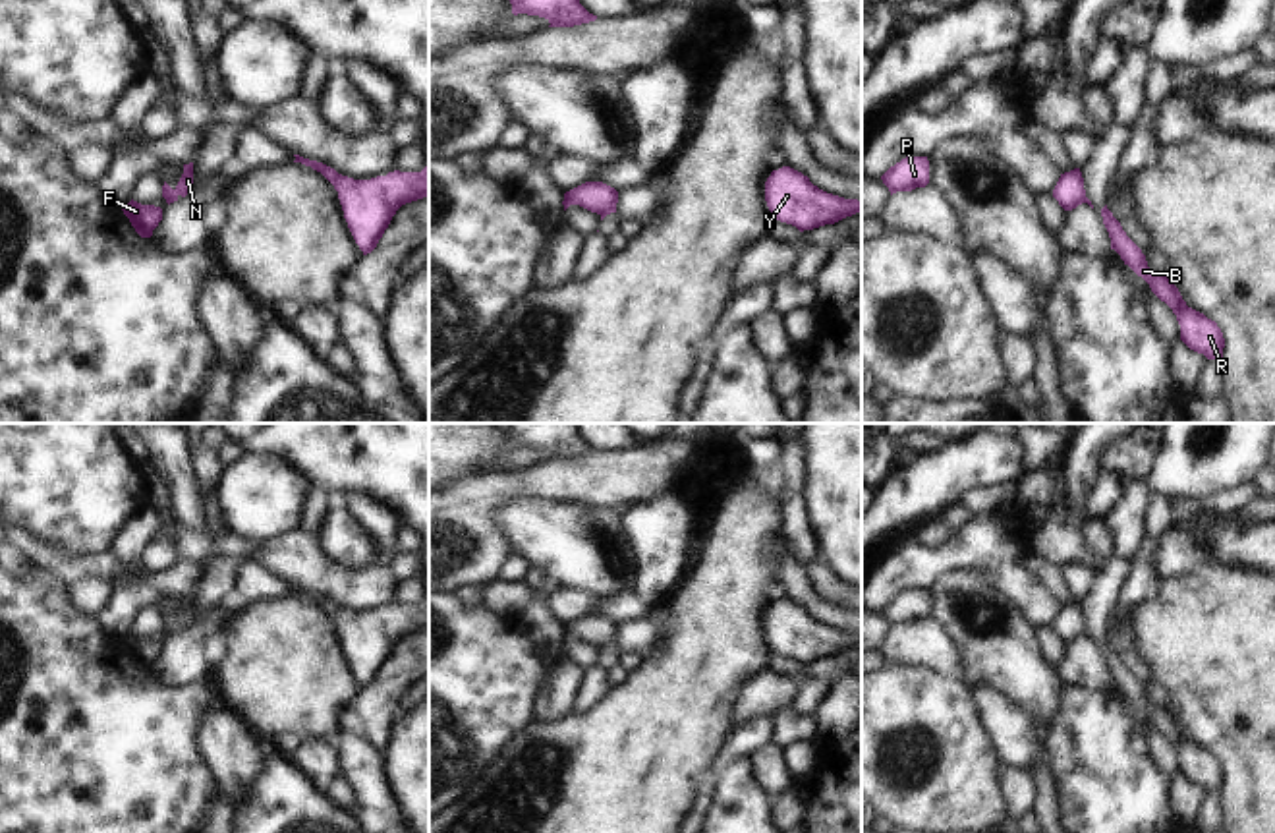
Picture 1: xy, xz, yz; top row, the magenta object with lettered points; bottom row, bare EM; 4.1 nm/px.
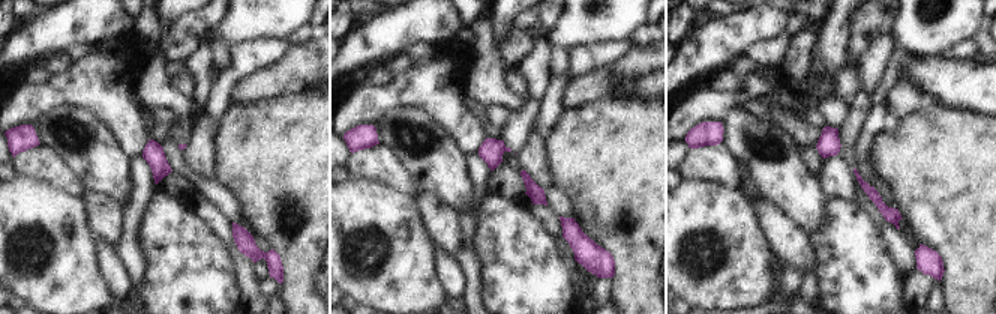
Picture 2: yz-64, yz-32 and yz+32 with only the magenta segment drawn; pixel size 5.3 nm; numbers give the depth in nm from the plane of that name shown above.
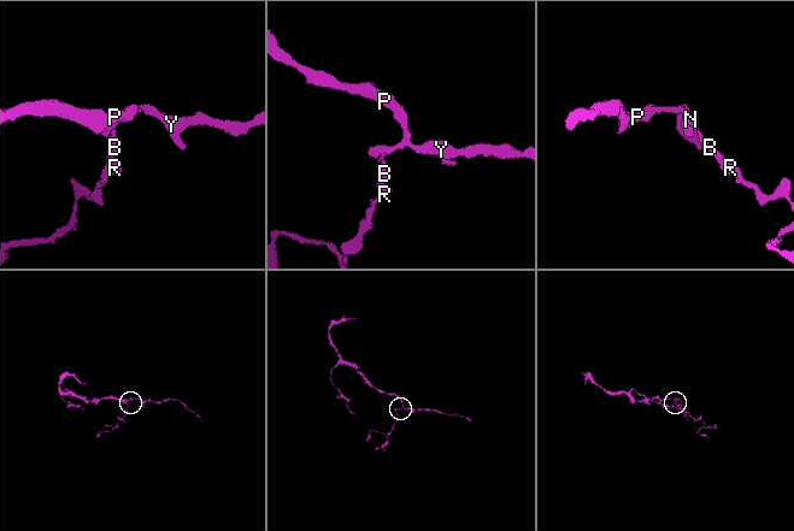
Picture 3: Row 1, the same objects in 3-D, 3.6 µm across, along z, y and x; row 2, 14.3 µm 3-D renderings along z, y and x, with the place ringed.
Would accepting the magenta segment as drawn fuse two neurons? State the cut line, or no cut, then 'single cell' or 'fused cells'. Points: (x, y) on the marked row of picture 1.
cut xz (601, 213), (605, 215); fused cells

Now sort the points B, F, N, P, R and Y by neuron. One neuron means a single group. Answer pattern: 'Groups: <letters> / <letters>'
Groups: B R / F N P Y.

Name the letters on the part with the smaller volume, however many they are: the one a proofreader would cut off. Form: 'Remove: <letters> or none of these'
Remove: B, R.

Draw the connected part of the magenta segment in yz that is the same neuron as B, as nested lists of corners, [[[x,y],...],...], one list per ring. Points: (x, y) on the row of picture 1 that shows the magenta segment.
[[[1107,205],[1101,209],[1101,216],[1111,238],[1111,249],[1115,249],[1124,265],[1142,276],[1149,284],[1151,292],[1176,315],[1180,340],[1190,350],[1204,354],[1207,359],[1223,358],[1225,338],[1217,323],[1188,307],[1171,276],[1155,273],[1148,267],[1146,255],[1126,236]]]

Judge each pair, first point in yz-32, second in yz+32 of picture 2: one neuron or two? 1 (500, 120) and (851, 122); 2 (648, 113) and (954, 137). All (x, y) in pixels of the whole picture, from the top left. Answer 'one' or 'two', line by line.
1: two
2: one

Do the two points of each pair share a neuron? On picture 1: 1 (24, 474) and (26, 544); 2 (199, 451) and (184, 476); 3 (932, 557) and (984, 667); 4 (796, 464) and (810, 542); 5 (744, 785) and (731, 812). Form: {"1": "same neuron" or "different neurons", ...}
{"1": "different neurons", "2": "different neurons", "3": "different neurons", "4": "same neuron", "5": "same neuron"}

